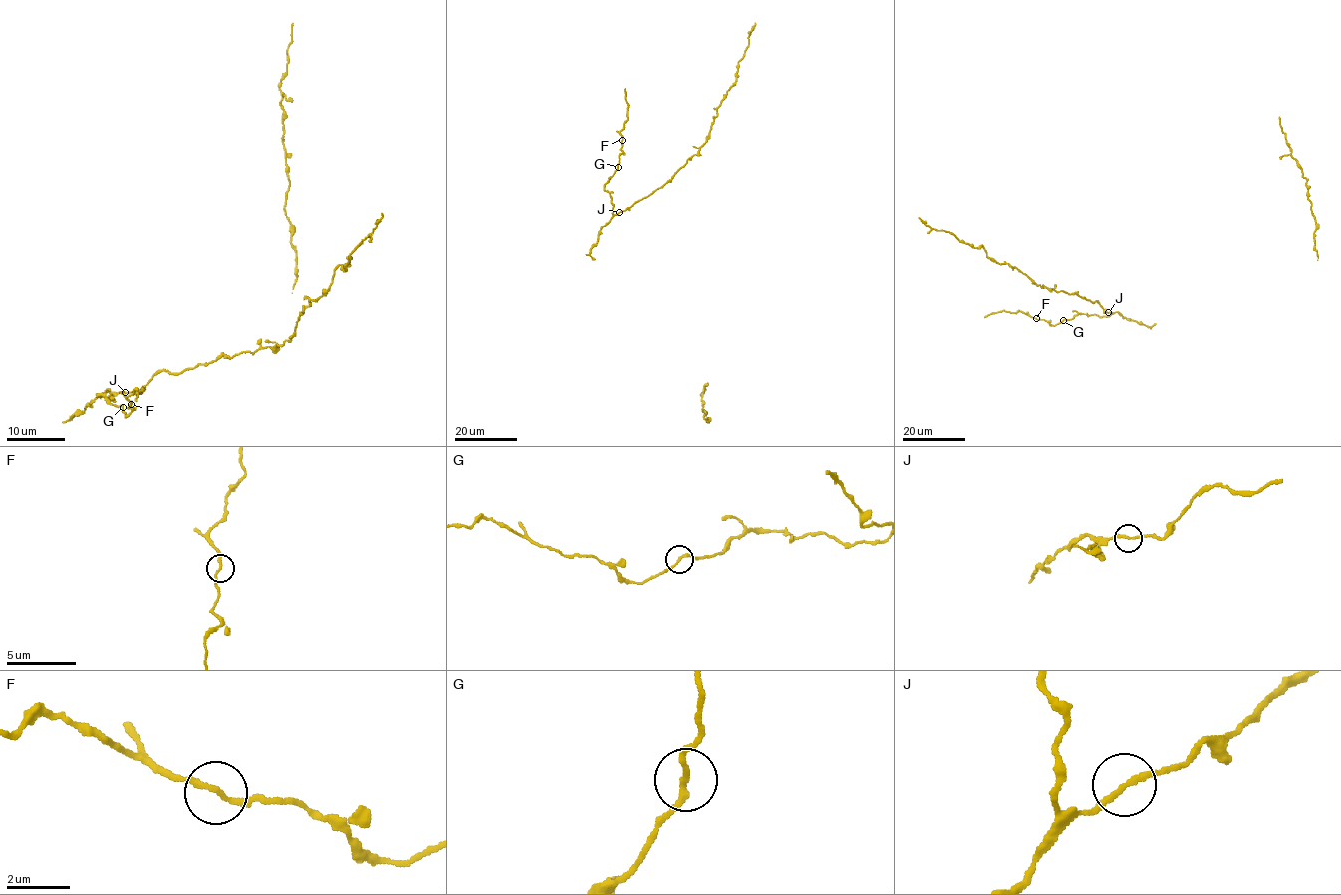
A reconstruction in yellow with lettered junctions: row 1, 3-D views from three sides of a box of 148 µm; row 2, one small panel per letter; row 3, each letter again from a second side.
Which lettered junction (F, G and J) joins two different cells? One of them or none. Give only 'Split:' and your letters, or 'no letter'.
Split: no letter

